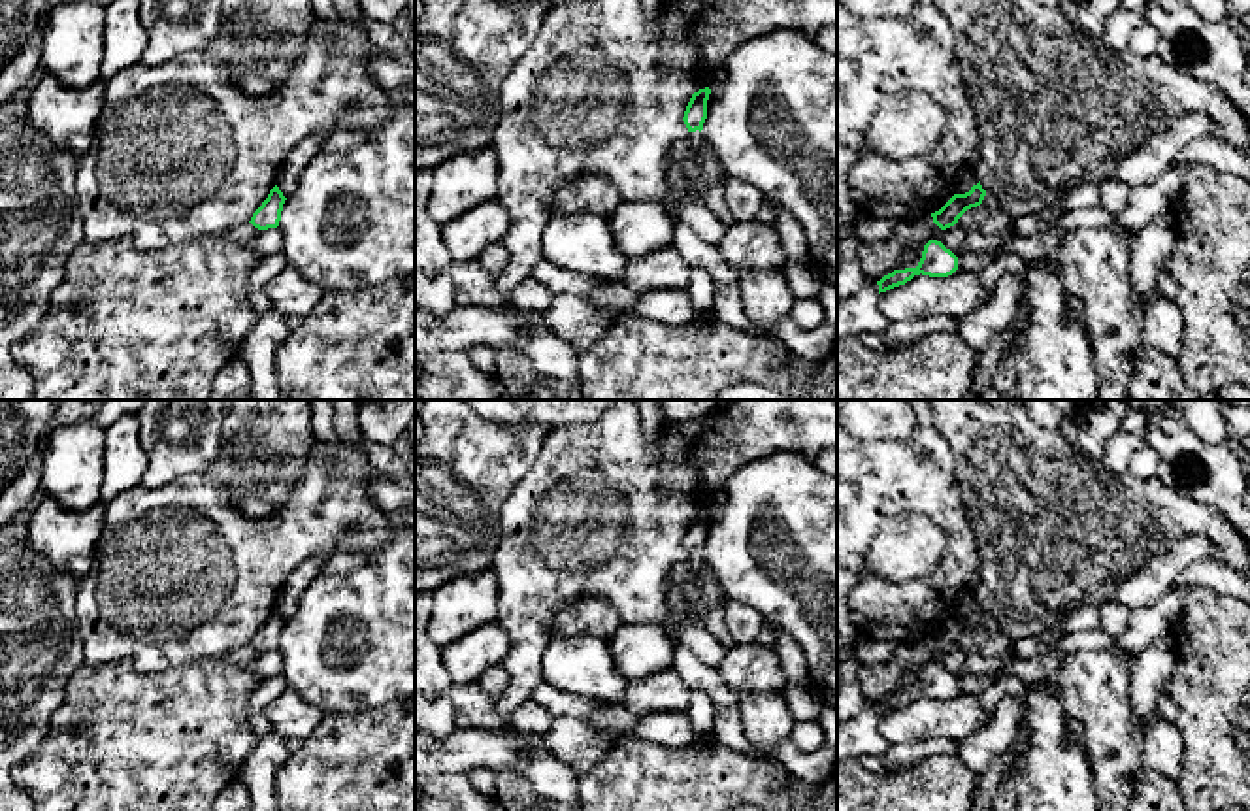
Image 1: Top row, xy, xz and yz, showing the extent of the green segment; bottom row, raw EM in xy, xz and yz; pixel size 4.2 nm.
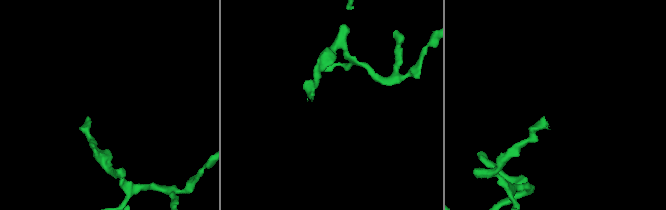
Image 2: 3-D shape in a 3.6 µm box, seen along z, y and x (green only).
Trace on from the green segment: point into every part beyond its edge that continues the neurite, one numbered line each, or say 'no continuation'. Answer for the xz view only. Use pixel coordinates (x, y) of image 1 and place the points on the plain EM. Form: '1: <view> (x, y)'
1: xz (692, 591)

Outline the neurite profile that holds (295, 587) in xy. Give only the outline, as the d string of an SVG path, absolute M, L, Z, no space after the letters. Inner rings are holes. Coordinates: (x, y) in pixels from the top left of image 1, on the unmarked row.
M311 556L304 560L285 581L277 598L277 609L285 621L288 621L296 613L305 588L313 583L317 575L322 573L326 560L328 558L324 556Z

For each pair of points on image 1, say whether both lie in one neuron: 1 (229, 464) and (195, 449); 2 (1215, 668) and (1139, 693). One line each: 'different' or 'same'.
1: different
2: different

